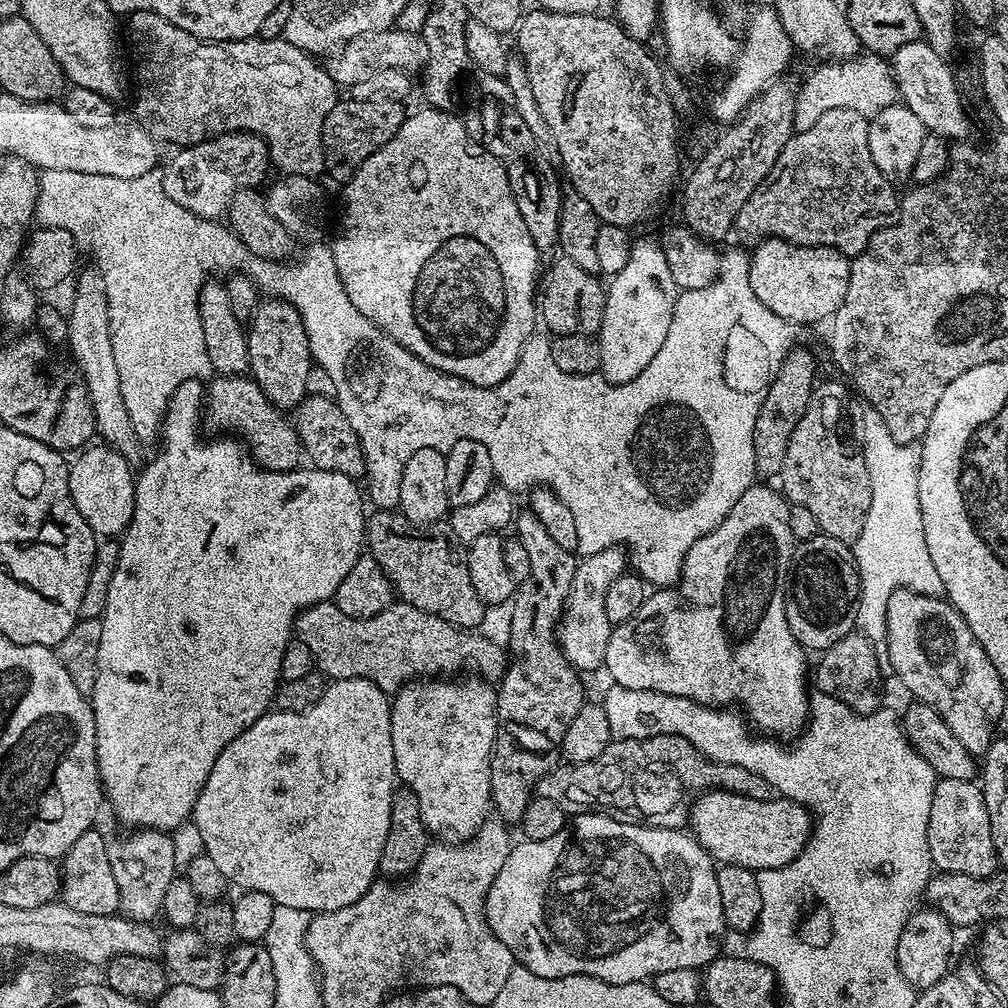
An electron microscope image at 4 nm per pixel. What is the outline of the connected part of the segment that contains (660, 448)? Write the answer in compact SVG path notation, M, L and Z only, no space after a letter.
M732 248L720 257L720 273L710 286L702 290L690 289L681 291L676 298L674 306L674 318L670 322L670 334L666 342L662 342L662 350L654 354L650 366L625 384L611 384L599 372L594 374L566 374L554 366L552 357L552 345L547 335L533 334L524 343L522 354L514 366L514 370L500 384L495 384L489 388L474 386L469 380L463 380L457 376L451 376L445 372L439 372L434 366L422 362L406 346L398 342L393 342L392 348L384 348L384 372L360 372L360 388L340 388L336 392L336 404L346 414L350 426L354 426L354 434L358 434L360 445L364 451L364 471L366 484L366 496L369 501L376 503L375 507L380 510L392 510L400 502L400 475L404 469L404 464L410 462L410 457L418 454L418 450L423 448L433 448L439 452L447 453L448 449L454 446L454 442L459 440L473 440L482 442L486 450L490 450L490 462L494 462L494 474L499 487L505 488L507 492L513 494L531 493L534 488L549 488L551 492L556 492L562 502L570 509L570 514L574 514L574 526L578 530L578 552L581 557L593 556L607 548L623 546L625 549L632 548L630 552L630 564L637 573L643 576L645 581L652 586L672 586L680 579L680 571L684 565L684 556L710 530L717 528L734 510L734 502L742 498L742 494L747 488L751 488L757 483L756 455L754 454L754 422L758 418L758 410L770 390L770 386L776 380L776 371L782 366L786 354L792 351L797 343L797 325L788 320L778 318L774 310L766 310L762 302L754 294L754 286L750 286L750 266L748 261L749 253L739 252Z

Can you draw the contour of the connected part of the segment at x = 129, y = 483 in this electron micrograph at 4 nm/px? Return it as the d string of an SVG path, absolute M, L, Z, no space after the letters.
M103 442L85 447L76 458L76 461L68 464L68 485L70 498L78 514L82 514L86 526L90 526L90 530L96 533L97 537L119 537L127 532L128 523L134 514L136 476L133 465L129 464L128 459L116 448Z

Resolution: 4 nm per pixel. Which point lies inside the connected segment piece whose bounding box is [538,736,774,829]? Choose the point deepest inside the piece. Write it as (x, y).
(654, 782)

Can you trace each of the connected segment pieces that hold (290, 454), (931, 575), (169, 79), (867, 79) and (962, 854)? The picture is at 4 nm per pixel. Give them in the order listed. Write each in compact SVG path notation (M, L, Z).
M213 375L206 384L206 403L202 408L202 420L205 425L217 428L217 433L232 434L237 428L241 432L247 455L260 467L271 472L290 472L302 464L302 449L296 433L296 425L288 420L281 409L276 408L262 394L251 375L218 376Z
M865 407L863 411L864 421L860 424L860 436L864 439L862 455L866 470L870 470L870 510L865 524L862 525L862 534L858 534L851 550L856 555L856 565L860 571L860 600L868 607L868 620L876 626L883 626L890 594L900 588L909 588L918 594L940 596L944 587L942 578L938 578L938 570L934 570L934 562L930 562L930 550L926 550L926 534L922 530L922 510L918 502L919 447L916 444L898 443L890 430L886 430L886 424L873 408Z
M133 12L127 17L128 40L132 43L132 56L136 59L136 116L135 123L151 134L153 140L163 142L169 140L175 146L197 144L203 140L213 140L227 132L253 132L266 142L268 158L273 169L281 168L281 173L294 176L304 175L319 177L324 172L324 147L322 146L322 126L326 122L326 114L338 103L338 85L332 81L330 74L319 63L315 64L313 57L303 52L298 46L283 38L278 40L199 40L197 36L186 34L186 30L178 30L174 22L162 18L156 12Z
M861 54L839 62L824 62L816 67L820 68L814 69L805 78L804 85L799 85L794 104L793 132L810 130L810 126L814 126L814 122L818 122L818 118L822 118L822 114L826 114L830 110L858 110L858 114L871 118L886 106L897 103L896 79L892 77L889 61L883 55Z
M939 779L931 799L927 822L927 845L933 867L939 872L988 877L999 867L990 833L990 816L986 811L983 789L966 779Z

